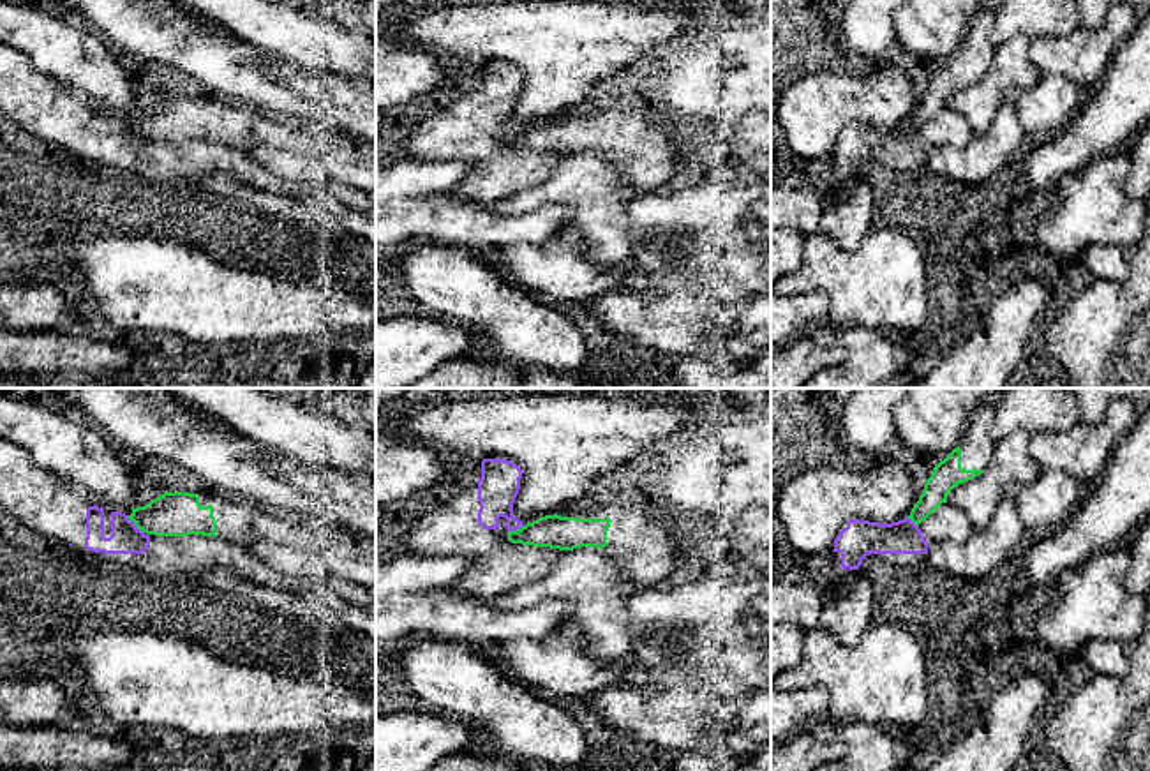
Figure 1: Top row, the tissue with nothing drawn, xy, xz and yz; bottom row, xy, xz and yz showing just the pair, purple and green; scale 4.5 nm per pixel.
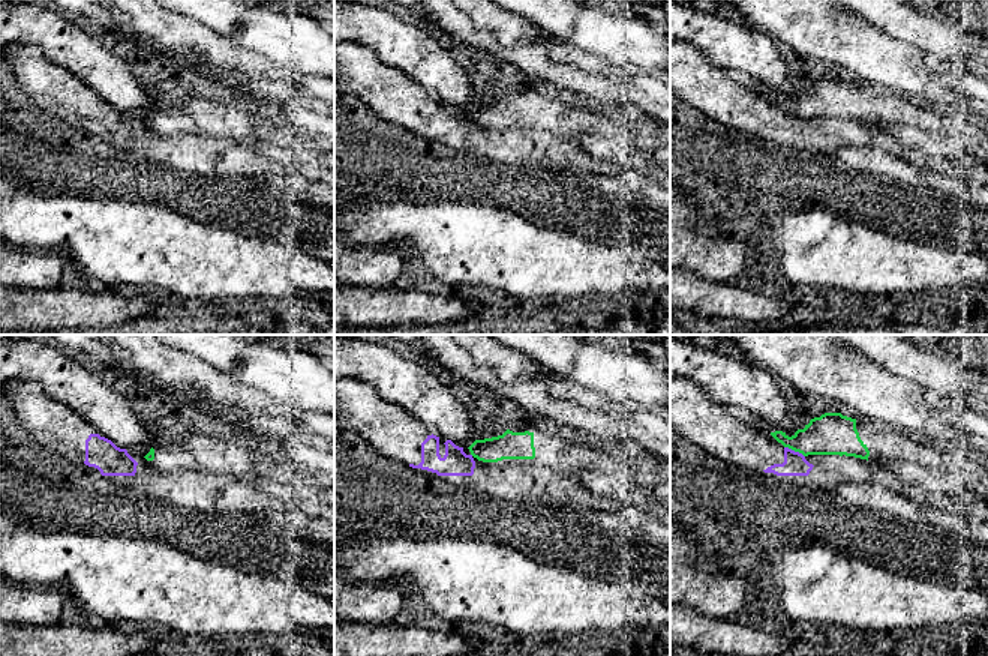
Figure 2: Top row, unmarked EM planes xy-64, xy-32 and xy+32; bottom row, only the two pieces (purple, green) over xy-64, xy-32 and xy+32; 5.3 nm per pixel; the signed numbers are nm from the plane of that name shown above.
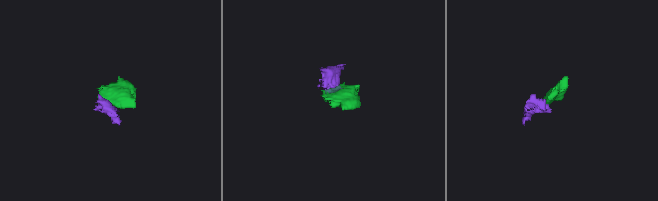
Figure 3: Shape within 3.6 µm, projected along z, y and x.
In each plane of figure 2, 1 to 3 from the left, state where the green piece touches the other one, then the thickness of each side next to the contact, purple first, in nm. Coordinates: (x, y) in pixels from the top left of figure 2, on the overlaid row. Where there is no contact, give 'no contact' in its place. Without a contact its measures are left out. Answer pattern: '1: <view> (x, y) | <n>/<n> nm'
1: no contact
2: no contact
3: xy+32 (793, 451) | 130/220 nm

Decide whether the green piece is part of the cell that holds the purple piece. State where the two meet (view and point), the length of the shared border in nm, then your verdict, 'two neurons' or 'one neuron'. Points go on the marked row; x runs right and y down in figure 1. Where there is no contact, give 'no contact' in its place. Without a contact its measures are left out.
meets purple in xy at (133, 524); contact 120 nm long; two neurons

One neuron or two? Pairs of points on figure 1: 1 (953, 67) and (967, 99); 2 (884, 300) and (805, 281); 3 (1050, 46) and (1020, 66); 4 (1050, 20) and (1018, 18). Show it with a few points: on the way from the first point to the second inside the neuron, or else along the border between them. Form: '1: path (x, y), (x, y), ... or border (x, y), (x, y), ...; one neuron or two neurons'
1: border (990, 59), (990, 67), (946, 106); two neurons
2: path (865, 286), (856, 281), (824, 281); one neuron
3: border (1029, 41), (1029, 59), (1043, 73); two neurons
4: path (1043, 18), (1025, 18); one neuron

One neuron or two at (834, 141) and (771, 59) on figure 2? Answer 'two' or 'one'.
two

